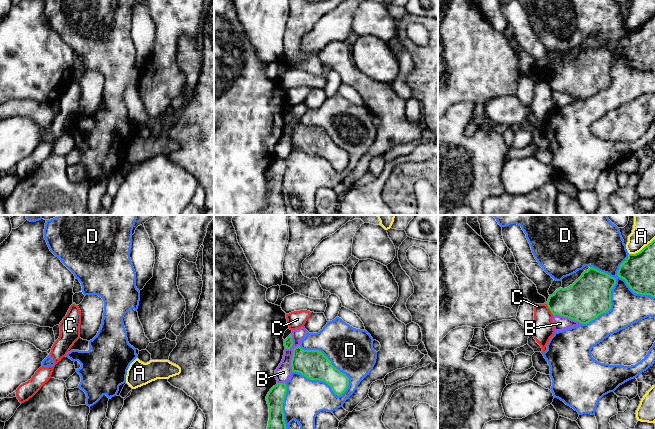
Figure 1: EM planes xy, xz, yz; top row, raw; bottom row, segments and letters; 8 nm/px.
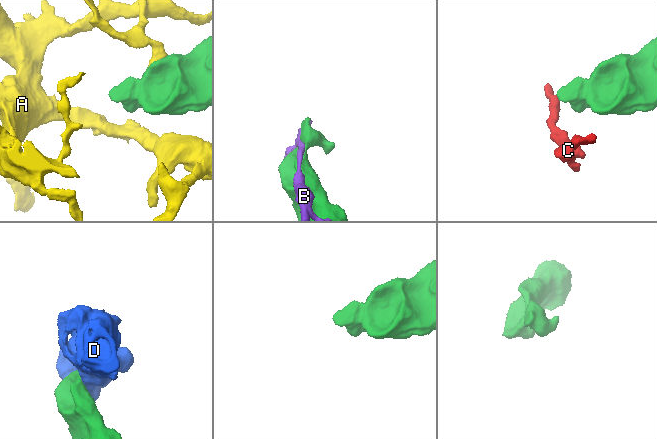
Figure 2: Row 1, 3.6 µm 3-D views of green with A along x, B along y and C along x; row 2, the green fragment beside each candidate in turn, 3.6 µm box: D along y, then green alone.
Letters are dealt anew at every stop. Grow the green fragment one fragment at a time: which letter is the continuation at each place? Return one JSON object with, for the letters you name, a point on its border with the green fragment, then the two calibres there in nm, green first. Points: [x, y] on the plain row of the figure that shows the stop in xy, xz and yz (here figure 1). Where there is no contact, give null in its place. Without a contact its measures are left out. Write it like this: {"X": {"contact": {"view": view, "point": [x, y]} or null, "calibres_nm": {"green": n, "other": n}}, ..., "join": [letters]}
{"join": []}

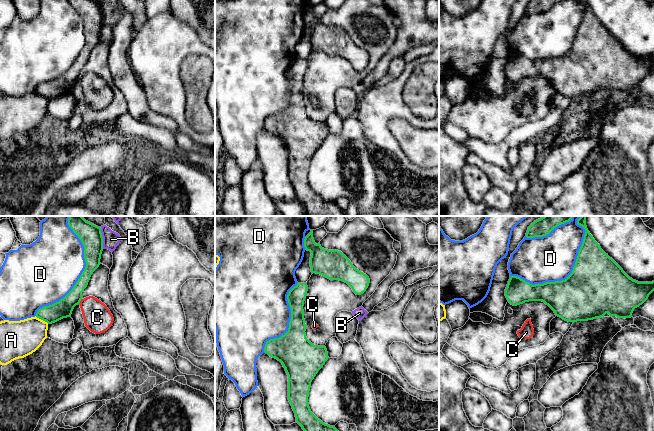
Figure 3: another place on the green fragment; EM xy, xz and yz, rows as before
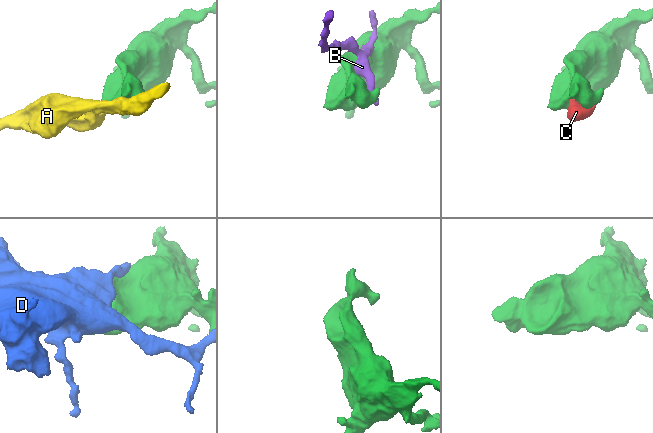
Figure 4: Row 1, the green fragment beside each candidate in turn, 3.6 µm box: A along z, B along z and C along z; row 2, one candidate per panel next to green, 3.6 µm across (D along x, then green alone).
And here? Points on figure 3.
{"C": {"contact": {"view": "xy", "point": [80, 76]}, "calibres_nm": {"green": 140, "other": 220}}, "join": ["C"]}

